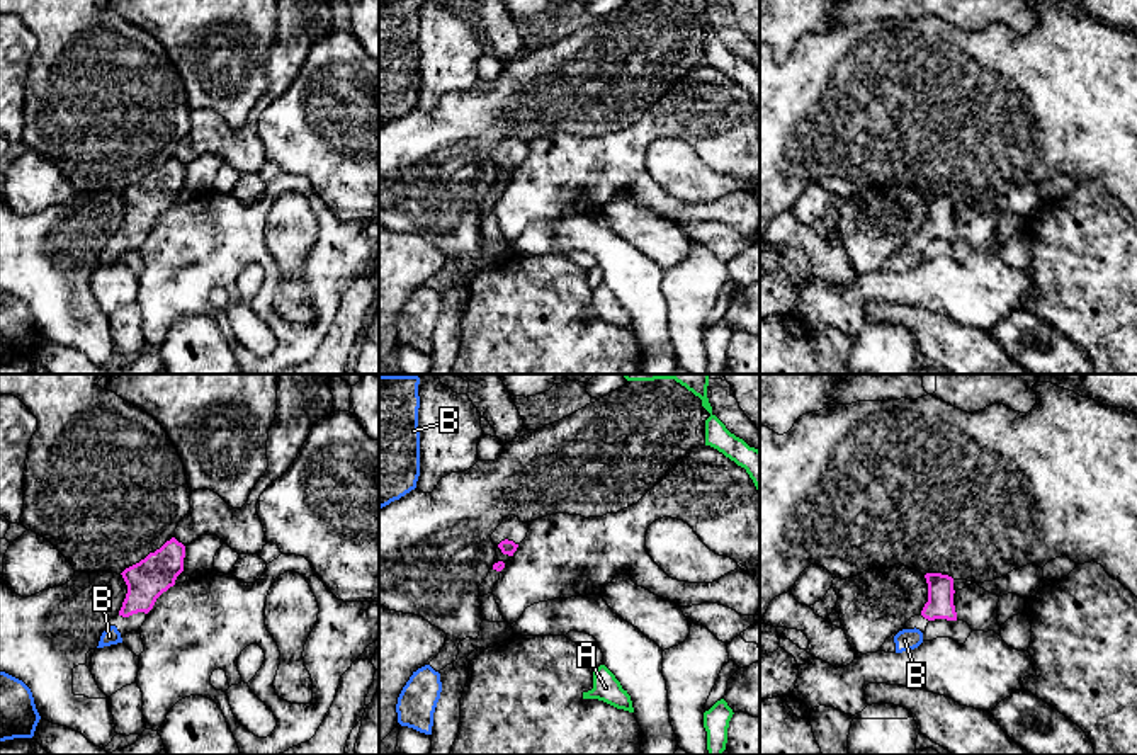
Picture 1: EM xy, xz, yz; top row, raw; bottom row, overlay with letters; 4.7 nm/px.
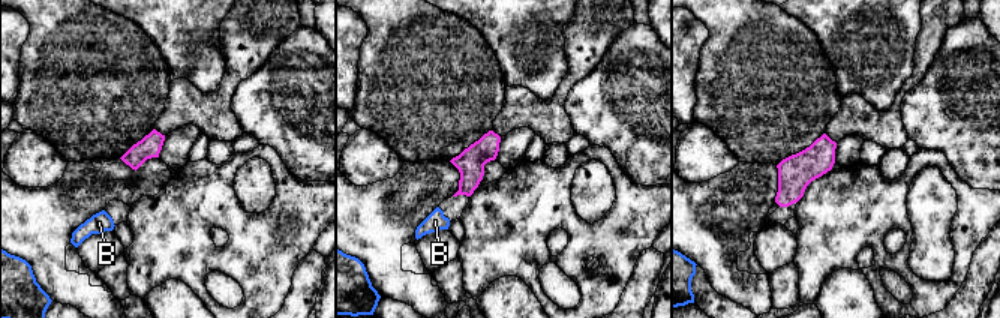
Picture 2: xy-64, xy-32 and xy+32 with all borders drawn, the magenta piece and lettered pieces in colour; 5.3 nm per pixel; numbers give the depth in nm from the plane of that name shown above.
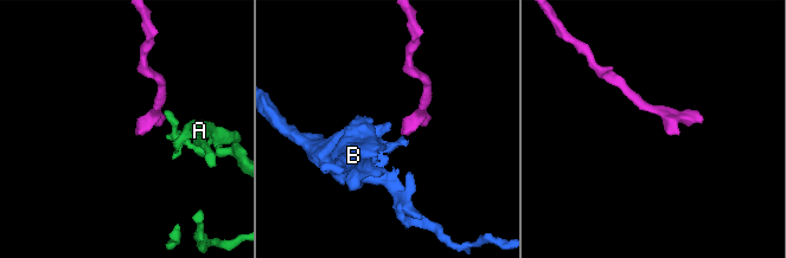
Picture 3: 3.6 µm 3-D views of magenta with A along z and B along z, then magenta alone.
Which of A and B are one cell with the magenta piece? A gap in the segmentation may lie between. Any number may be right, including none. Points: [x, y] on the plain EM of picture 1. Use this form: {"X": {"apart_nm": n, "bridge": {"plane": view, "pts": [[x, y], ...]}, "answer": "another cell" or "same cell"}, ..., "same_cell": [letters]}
{"A": {"apart_nm": 650, "bridge": {"plane": "xz", "pts": [[500, 189], [593, 289]]}, "answer": "another cell"}, "B": {"apart_nm": 60, "bridge": {"plane": "xy", "pts": [[119, 233], [114, 245]]}, "answer": "same cell"}, "same_cell": ["B"]}

